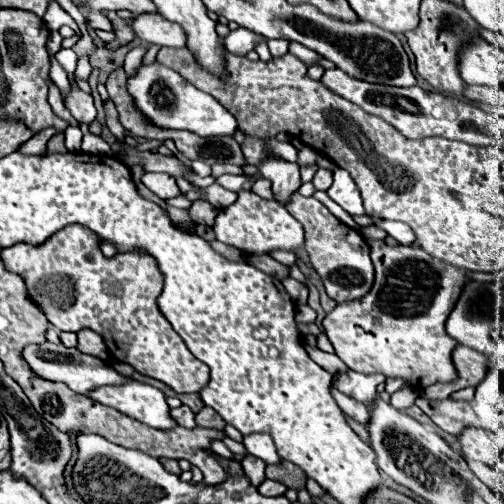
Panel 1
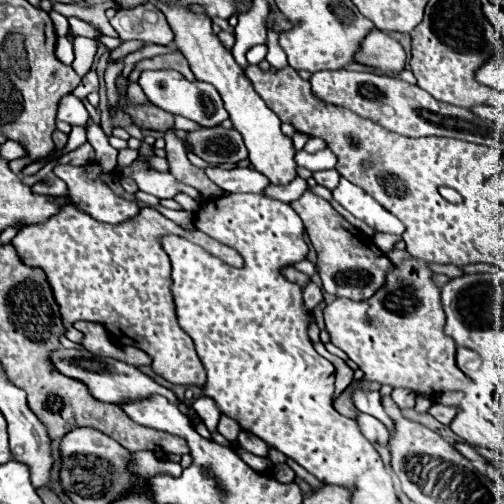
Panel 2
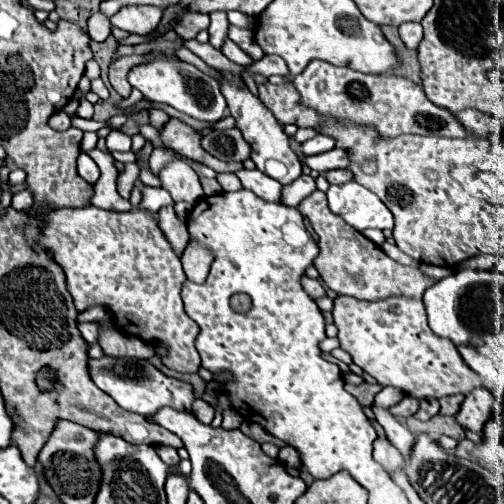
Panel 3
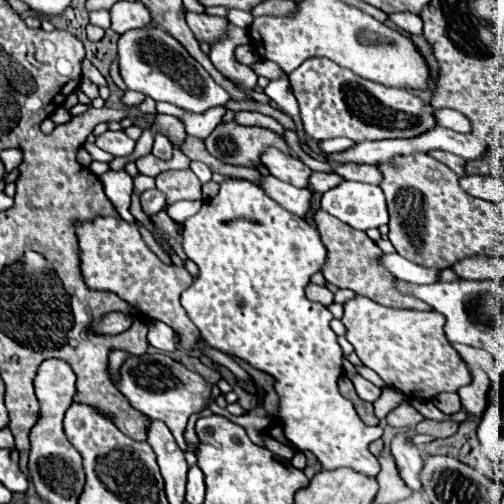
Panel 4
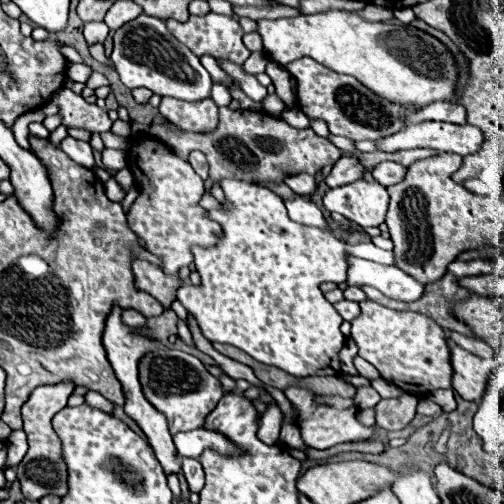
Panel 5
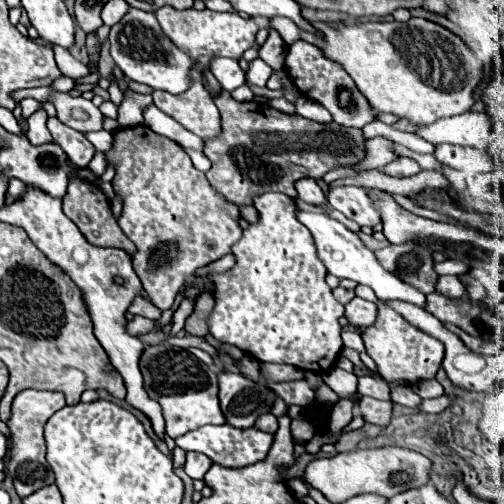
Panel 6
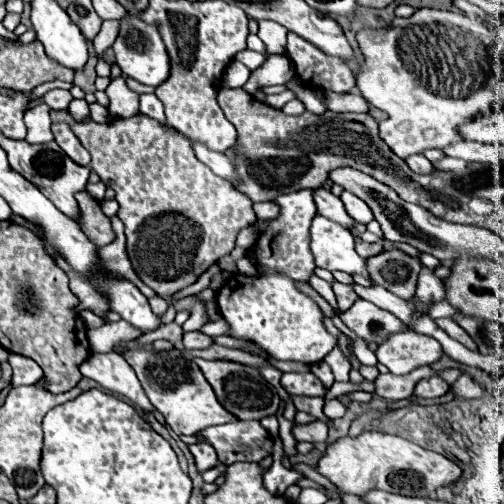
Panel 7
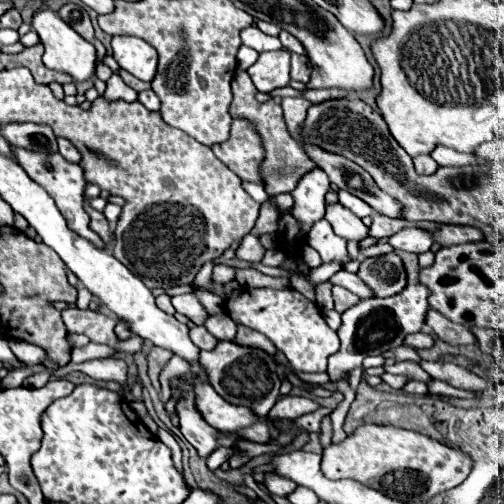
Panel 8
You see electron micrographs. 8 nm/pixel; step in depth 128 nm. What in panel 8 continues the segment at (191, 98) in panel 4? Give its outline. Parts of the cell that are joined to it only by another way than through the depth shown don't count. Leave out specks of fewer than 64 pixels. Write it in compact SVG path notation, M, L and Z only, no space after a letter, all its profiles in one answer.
M114 36L112 48L114 48L114 58L122 70L128 70L132 76L144 82L154 80L158 52L152 44L136 36Z

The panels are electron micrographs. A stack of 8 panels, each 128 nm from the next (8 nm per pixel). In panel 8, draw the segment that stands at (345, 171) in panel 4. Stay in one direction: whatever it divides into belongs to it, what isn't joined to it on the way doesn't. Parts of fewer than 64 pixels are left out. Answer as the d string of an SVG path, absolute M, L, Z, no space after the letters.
M416 156L414 158L414 168L418 174L434 174L438 164L434 162L432 156Z

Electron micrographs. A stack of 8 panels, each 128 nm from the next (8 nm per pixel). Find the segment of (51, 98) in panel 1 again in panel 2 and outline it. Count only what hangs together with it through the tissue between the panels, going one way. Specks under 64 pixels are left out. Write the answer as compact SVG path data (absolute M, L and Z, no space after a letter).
M72 125L71 127L72 130L69 134L66 146L61 151L54 152L54 156L56 156L56 158L59 158L72 150L75 150L87 142L86 131L84 128L75 125Z

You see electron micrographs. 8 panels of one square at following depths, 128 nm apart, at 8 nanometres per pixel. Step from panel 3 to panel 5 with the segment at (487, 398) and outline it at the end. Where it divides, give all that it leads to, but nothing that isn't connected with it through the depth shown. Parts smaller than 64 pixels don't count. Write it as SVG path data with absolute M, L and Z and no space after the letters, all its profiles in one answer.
M448 340L448 344L450 344L450 350L452 350L452 366L454 366L454 384L452 386L454 386L454 390L468 402L480 402L486 388L488 388L488 376L494 368L494 362L472 356L472 354L464 352L462 348L456 348L456 344L452 344L450 340Z

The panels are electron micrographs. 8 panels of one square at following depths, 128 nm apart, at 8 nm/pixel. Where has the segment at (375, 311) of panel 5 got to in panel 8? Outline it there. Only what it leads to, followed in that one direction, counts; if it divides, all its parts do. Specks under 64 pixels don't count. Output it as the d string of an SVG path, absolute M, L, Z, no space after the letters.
M416 332L416 334L410 334L404 338L404 344L414 348L414 350L420 350L420 348L432 348L434 346L434 338L430 334L424 334L424 332Z

